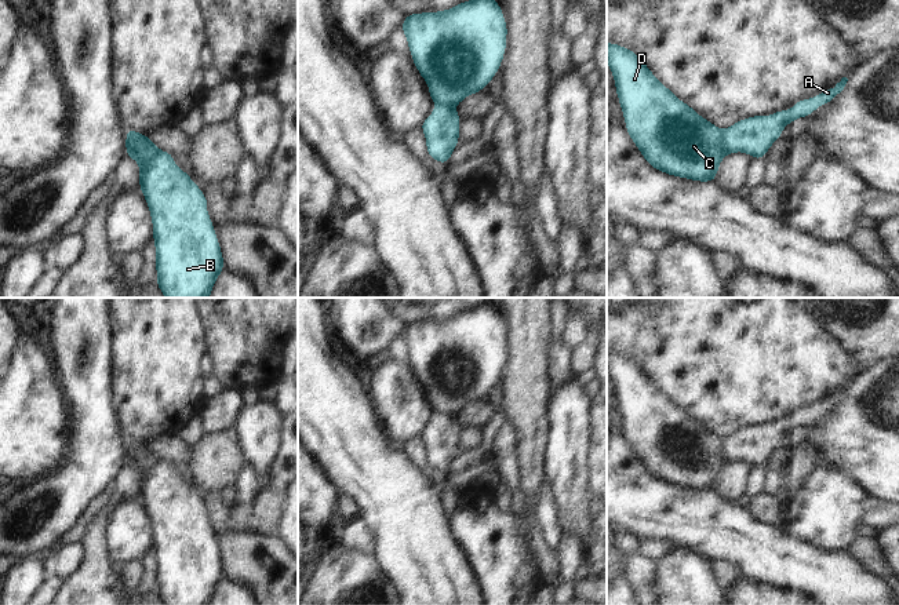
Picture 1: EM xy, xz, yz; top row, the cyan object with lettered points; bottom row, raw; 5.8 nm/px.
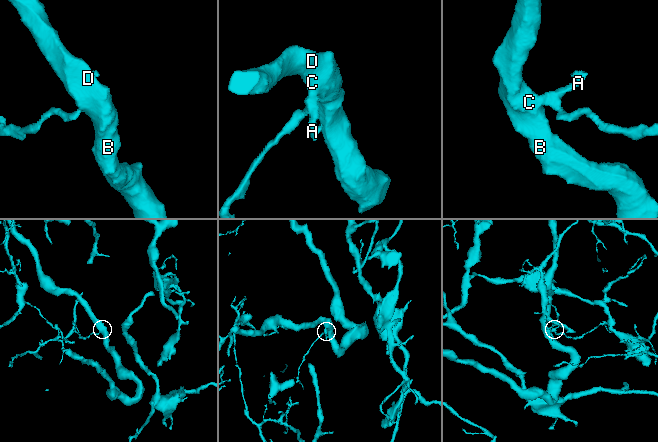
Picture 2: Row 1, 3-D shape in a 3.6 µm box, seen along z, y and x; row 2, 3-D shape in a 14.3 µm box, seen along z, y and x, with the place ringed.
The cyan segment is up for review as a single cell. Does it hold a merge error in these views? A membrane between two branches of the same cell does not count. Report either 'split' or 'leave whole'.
split

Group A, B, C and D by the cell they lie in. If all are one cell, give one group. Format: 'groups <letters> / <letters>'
groups A / B C D

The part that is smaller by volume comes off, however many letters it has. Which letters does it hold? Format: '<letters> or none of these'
A

